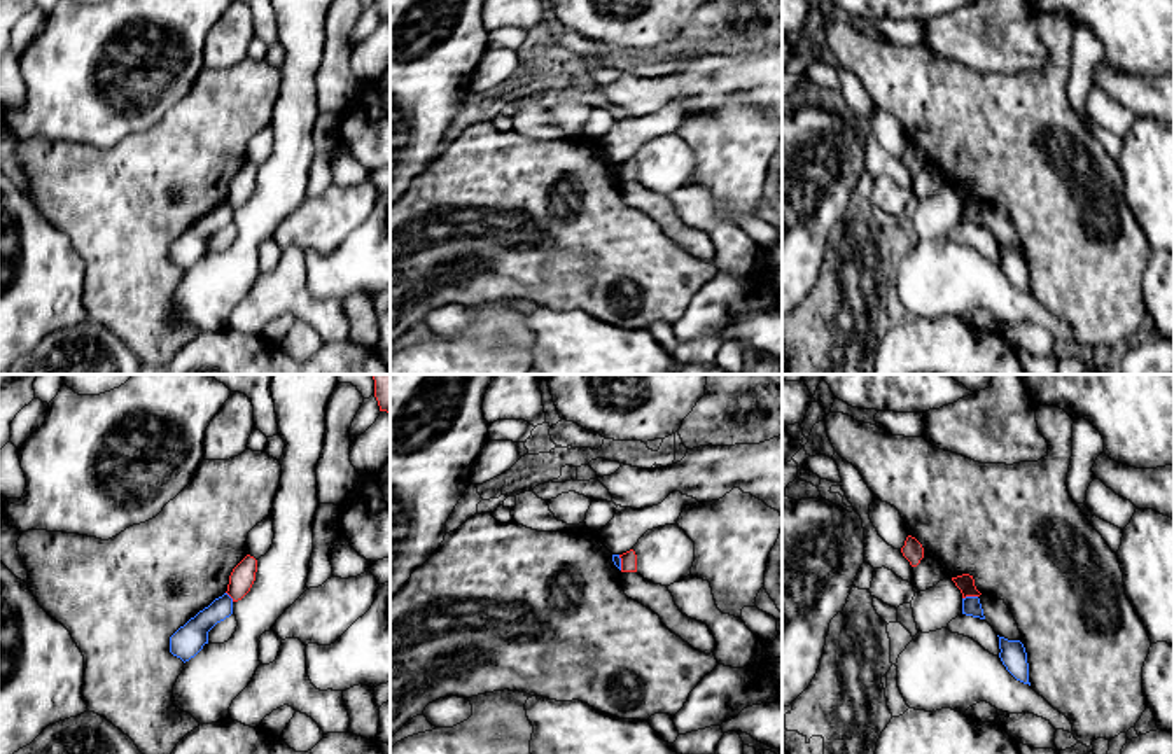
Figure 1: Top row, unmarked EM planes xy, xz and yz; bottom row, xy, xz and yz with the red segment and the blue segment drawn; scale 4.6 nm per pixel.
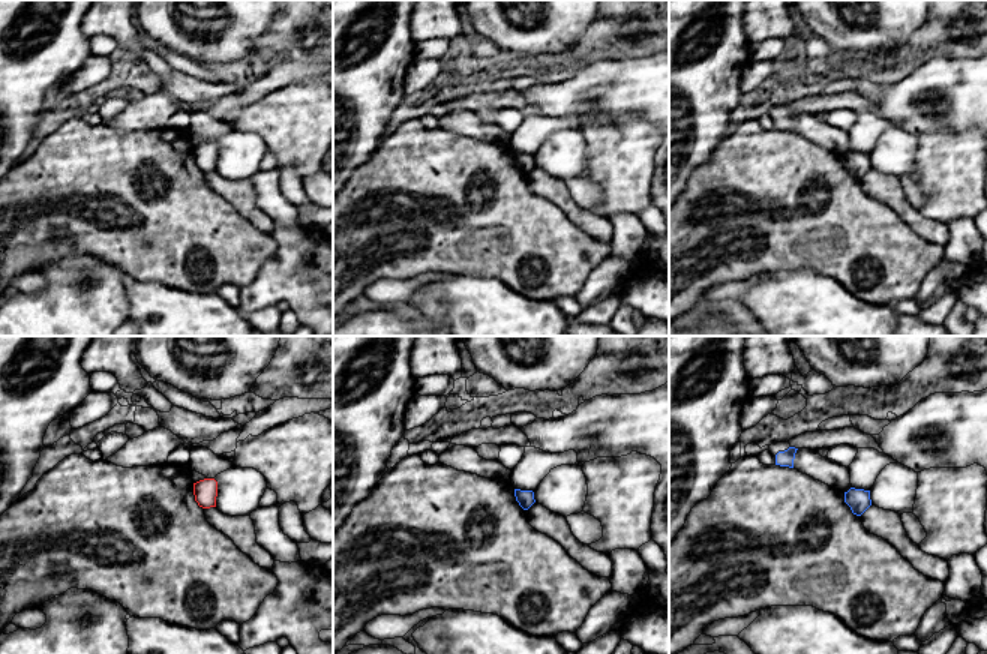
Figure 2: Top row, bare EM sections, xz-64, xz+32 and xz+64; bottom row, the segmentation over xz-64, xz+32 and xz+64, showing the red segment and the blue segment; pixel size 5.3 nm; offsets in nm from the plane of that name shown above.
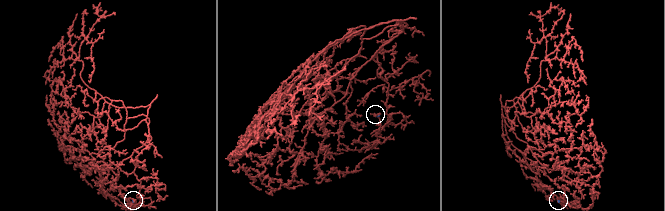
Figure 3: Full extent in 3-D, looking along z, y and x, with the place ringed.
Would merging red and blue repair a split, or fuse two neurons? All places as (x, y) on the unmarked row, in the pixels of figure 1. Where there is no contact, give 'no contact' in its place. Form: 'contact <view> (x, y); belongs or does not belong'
contact yz (970, 203); does not belong

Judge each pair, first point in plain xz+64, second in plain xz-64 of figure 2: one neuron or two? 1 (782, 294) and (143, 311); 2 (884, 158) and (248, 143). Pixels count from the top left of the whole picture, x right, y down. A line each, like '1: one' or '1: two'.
1: one
2: one

